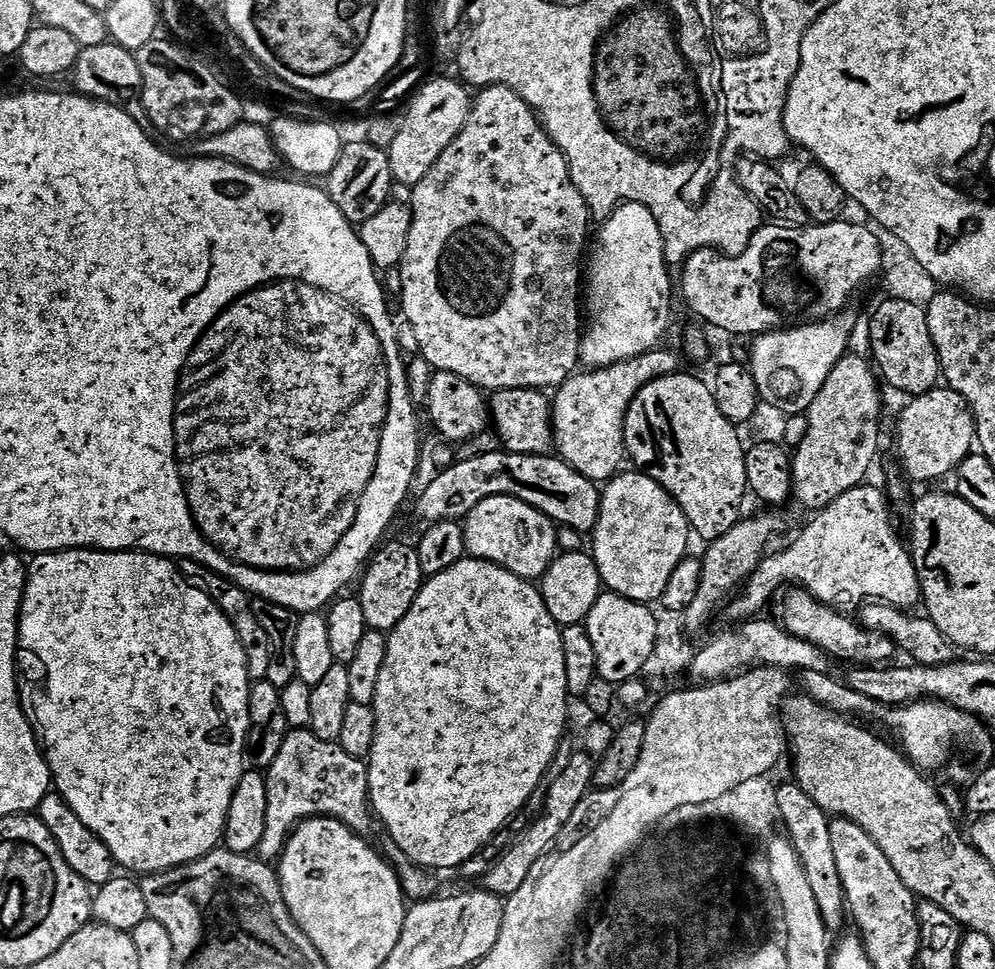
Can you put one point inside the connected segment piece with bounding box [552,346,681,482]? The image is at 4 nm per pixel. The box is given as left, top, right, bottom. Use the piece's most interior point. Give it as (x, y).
(589, 410)

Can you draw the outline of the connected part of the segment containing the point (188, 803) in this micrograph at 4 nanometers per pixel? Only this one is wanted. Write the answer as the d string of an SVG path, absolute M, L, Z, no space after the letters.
M70 548L63 552L41 552L33 564L27 565L28 581L20 607L18 668L28 672L28 688L32 691L30 716L42 741L42 751L52 771L55 791L70 802L70 810L102 838L113 860L129 873L165 872L194 862L213 852L223 841L226 818L234 790L244 777L244 747L250 744L252 719L248 709L250 681L246 670L246 650L238 642L234 626L218 610L216 603L195 584L180 575L171 559L153 556L151 552L101 552L90 548Z

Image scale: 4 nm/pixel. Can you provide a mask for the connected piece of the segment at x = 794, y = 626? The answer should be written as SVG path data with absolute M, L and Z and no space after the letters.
M799 586L793 587L789 592L792 593L780 604L778 617L779 623L788 634L812 643L837 661L849 660L847 663L852 666L884 666L895 661L892 659L898 656L896 643L886 638L886 634L861 628L855 619L847 620L843 611L826 607Z

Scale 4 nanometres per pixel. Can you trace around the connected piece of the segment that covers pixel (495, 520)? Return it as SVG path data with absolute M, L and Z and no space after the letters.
M496 500L482 502L474 506L474 510L463 521L467 551L473 557L487 558L493 564L499 564L501 568L510 570L515 576L521 576L523 580L532 582L543 577L554 559L554 532L548 517L537 515L536 532L532 528L523 532L522 529L516 528L514 517L504 517L502 513L496 512L496 506L498 506Z

